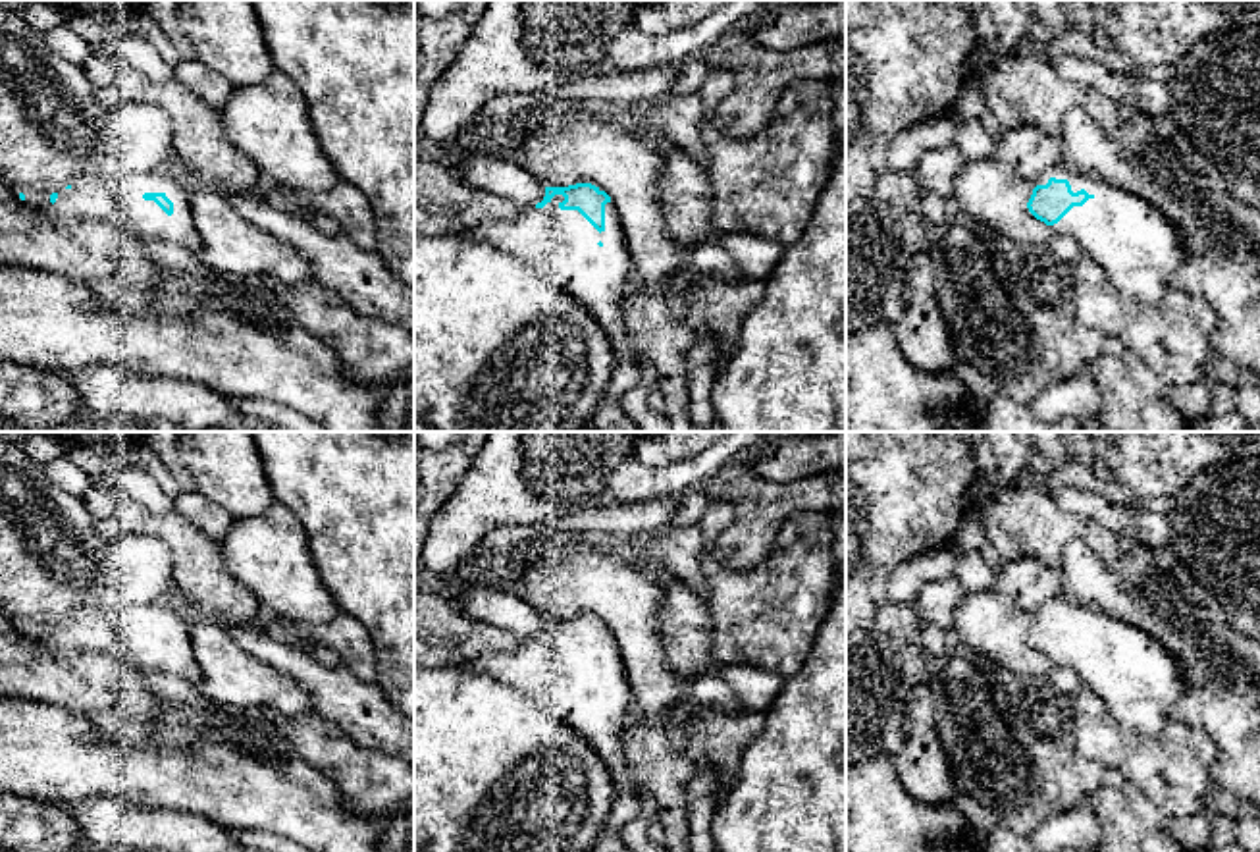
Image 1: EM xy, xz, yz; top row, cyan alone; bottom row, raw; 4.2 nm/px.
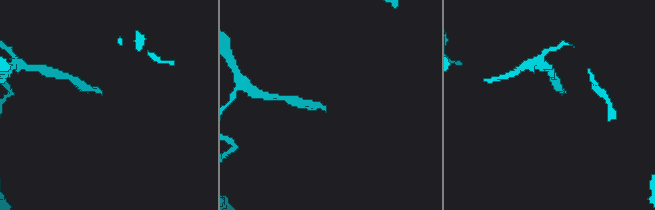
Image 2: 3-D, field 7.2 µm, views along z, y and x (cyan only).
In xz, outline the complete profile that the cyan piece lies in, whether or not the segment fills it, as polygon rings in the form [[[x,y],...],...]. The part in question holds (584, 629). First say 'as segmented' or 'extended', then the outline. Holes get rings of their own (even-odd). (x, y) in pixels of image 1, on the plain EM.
extended; [[[591,615],[545,619],[543,632],[518,638],[514,652],[464,667],[524,692],[538,709],[564,721],[603,759],[617,794],[634,786],[622,750],[634,698],[618,642],[605,623]]]

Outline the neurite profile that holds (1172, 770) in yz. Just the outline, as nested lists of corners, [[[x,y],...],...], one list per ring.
[[[1081,686],[1071,698],[1075,750],[1089,761],[1114,769],[1148,796],[1166,817],[1187,817],[1204,810],[1204,792],[1214,785],[1210,767],[1218,759],[1212,738],[1185,723],[1169,723],[1160,736],[1125,729],[1108,704],[1090,688]]]

